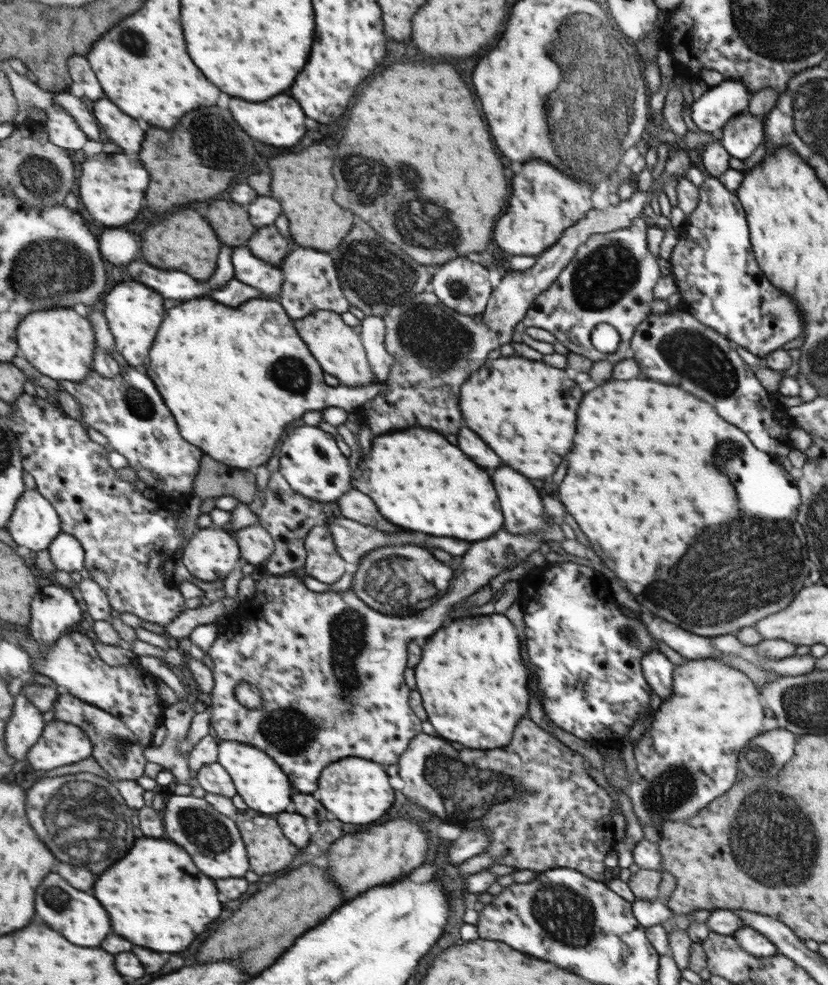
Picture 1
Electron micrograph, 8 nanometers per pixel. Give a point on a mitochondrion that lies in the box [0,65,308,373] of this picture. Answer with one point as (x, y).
(50, 267)

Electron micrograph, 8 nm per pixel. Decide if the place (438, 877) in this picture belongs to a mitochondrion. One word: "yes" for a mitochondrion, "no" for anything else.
no

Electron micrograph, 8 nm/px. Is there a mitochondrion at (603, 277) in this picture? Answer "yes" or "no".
yes

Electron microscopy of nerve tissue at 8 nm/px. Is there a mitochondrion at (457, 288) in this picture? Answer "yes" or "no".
yes

